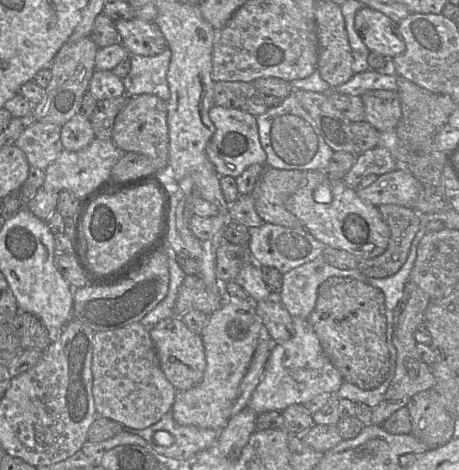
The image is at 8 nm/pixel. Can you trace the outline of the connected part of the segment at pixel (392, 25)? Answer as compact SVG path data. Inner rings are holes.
M364 6L356 12L354 28L369 52L392 59L405 50L397 23L373 8Z

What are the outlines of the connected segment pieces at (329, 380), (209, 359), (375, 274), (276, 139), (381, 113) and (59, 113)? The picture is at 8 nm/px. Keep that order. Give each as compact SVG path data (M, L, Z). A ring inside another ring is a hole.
M292 317L292 321L293 337L275 344L260 383L248 403L248 407L257 415L267 411L283 411L293 404L303 405L323 392L335 394L344 381L340 372L325 355L308 319Z
M225 296L224 303L209 315L200 334L206 358L203 377L195 387L176 392L171 409L174 420L181 425L223 429L231 418L239 385L263 335L264 325L256 312L255 303L251 299L227 299Z
M382 204L378 210L389 227L390 239L381 255L359 260L357 269L367 278L386 278L395 274L406 262L412 241L420 228L419 214L412 208Z
M293 92L276 107L255 116L261 146L267 155L267 167L284 170L326 170L334 151L326 144L310 114Z
M370 90L361 96L365 121L379 132L396 131L401 117L401 104L397 92Z
M90 36L83 37L75 43L65 42L56 53L52 65L52 77L45 88L42 100L33 106L32 114L36 122L52 123L63 126L79 111L84 94L95 71L95 57L99 47Z

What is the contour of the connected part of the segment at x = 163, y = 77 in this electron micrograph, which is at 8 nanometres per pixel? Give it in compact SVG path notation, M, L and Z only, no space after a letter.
M166 48L155 56L130 55L131 68L123 79L126 94L138 96L152 94L164 101L170 98L167 72L171 51Z

